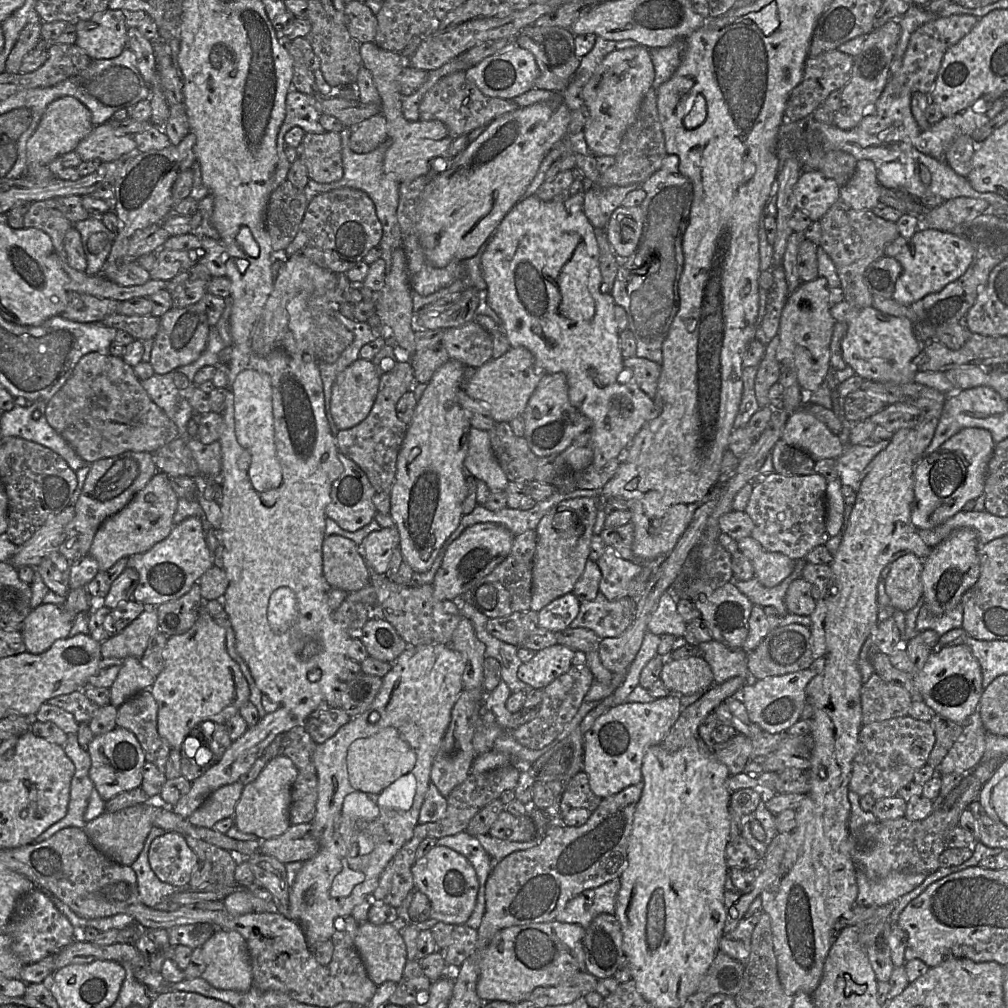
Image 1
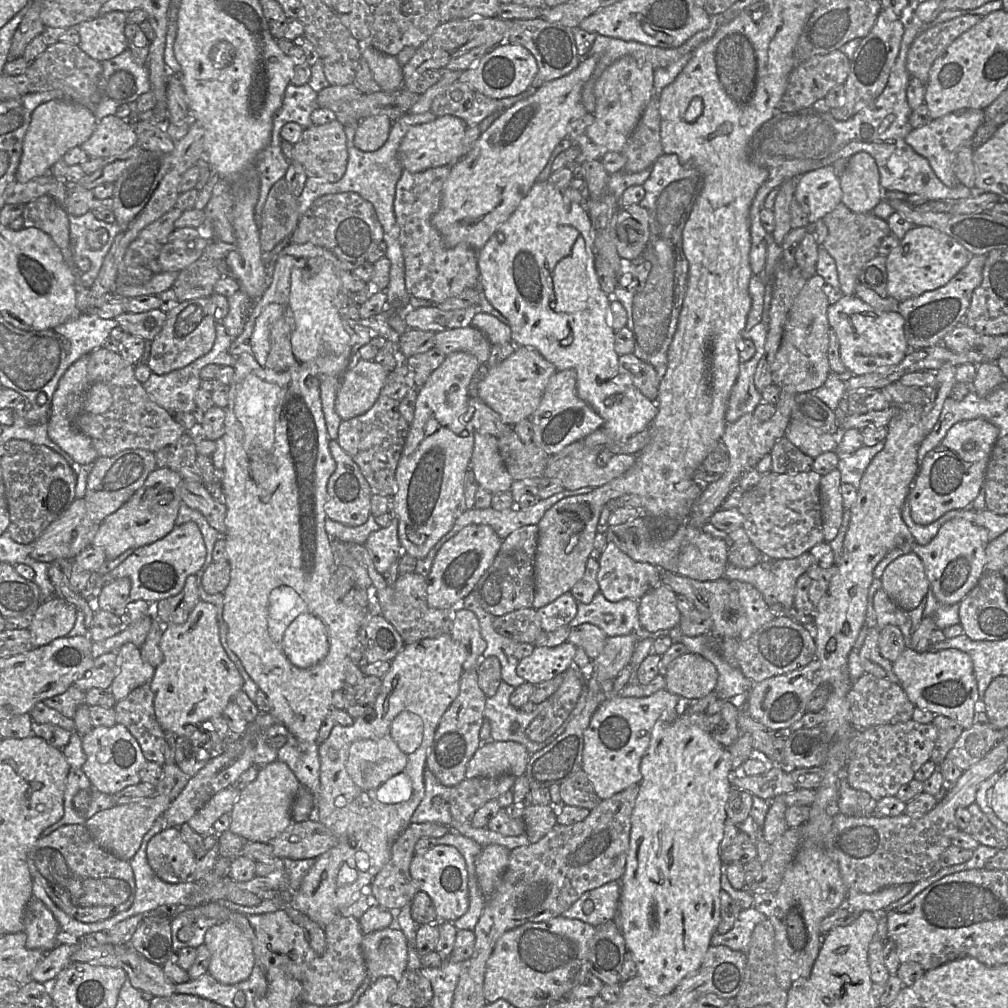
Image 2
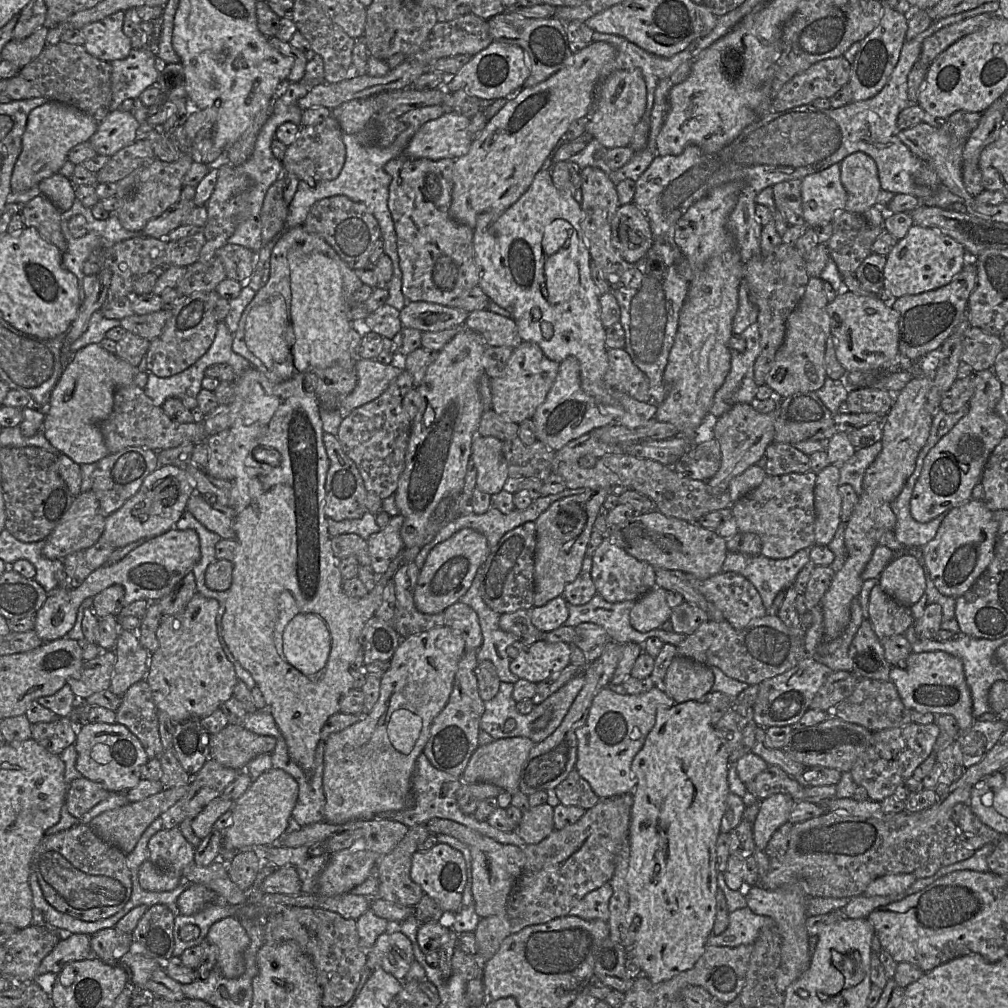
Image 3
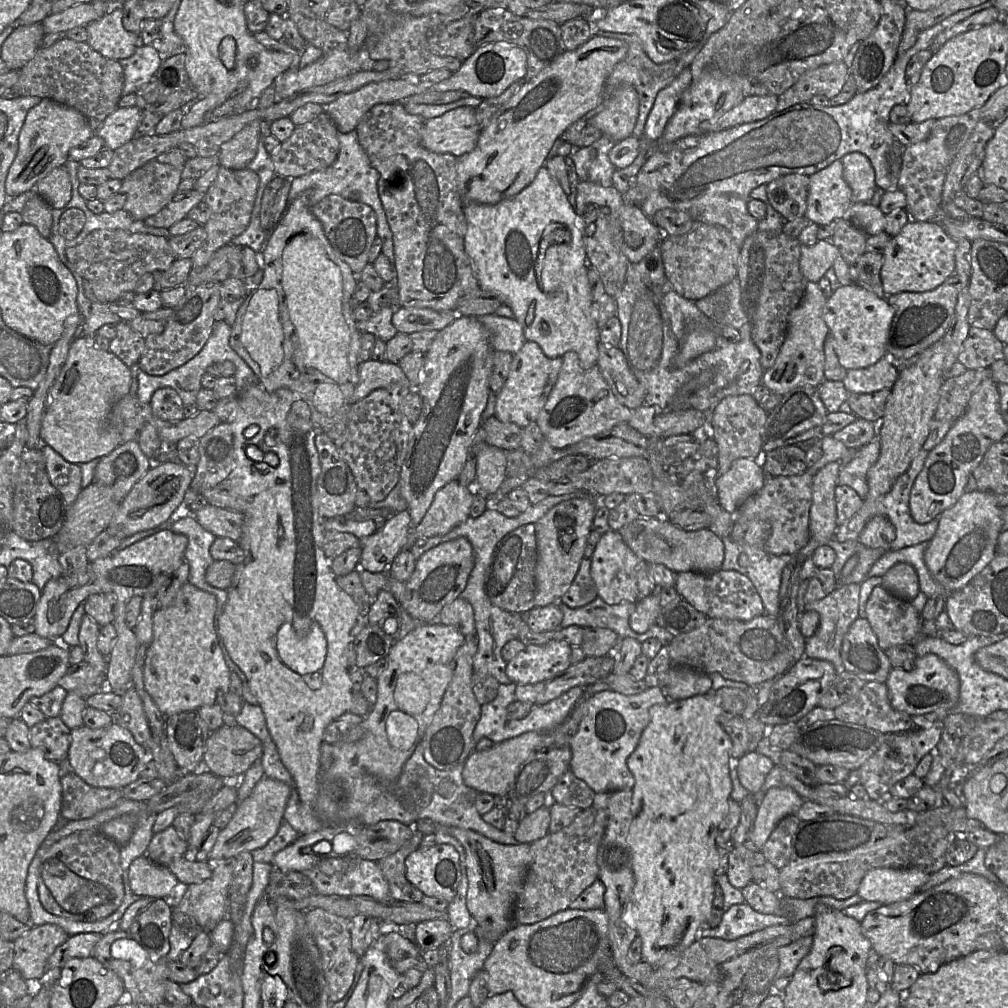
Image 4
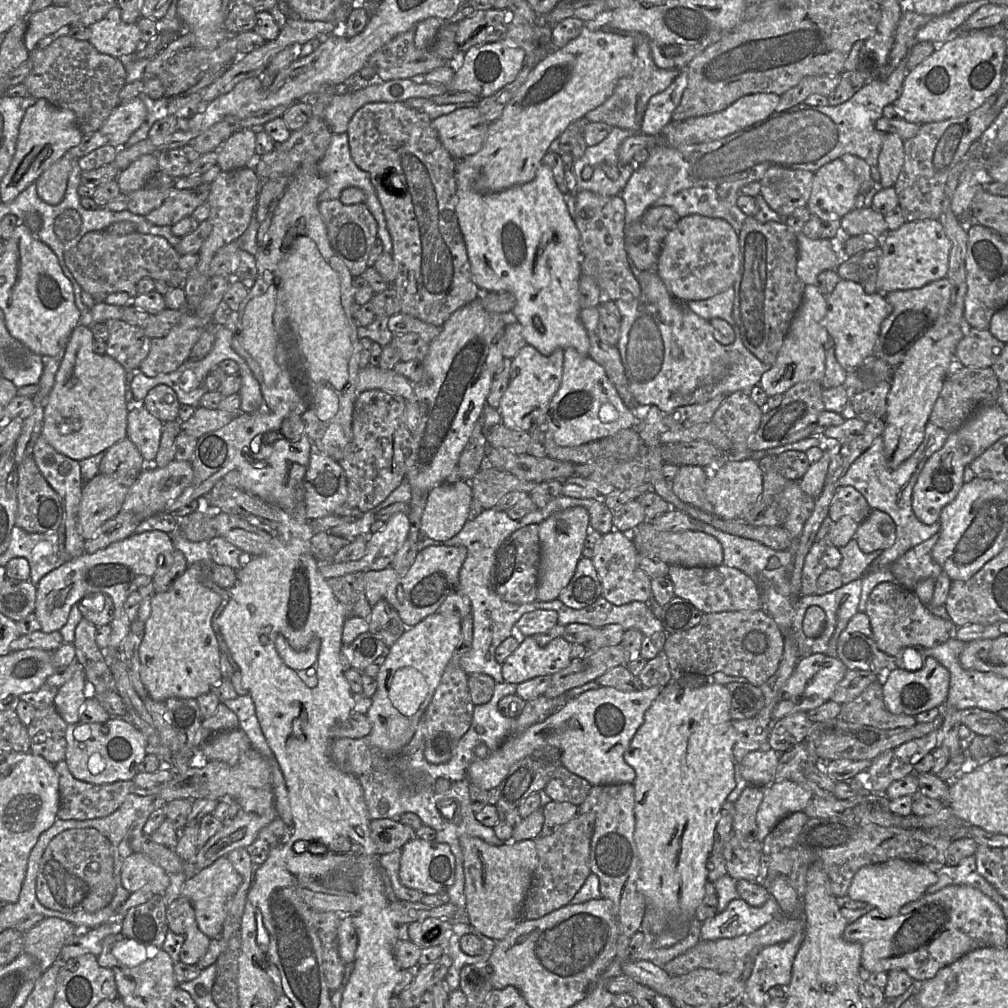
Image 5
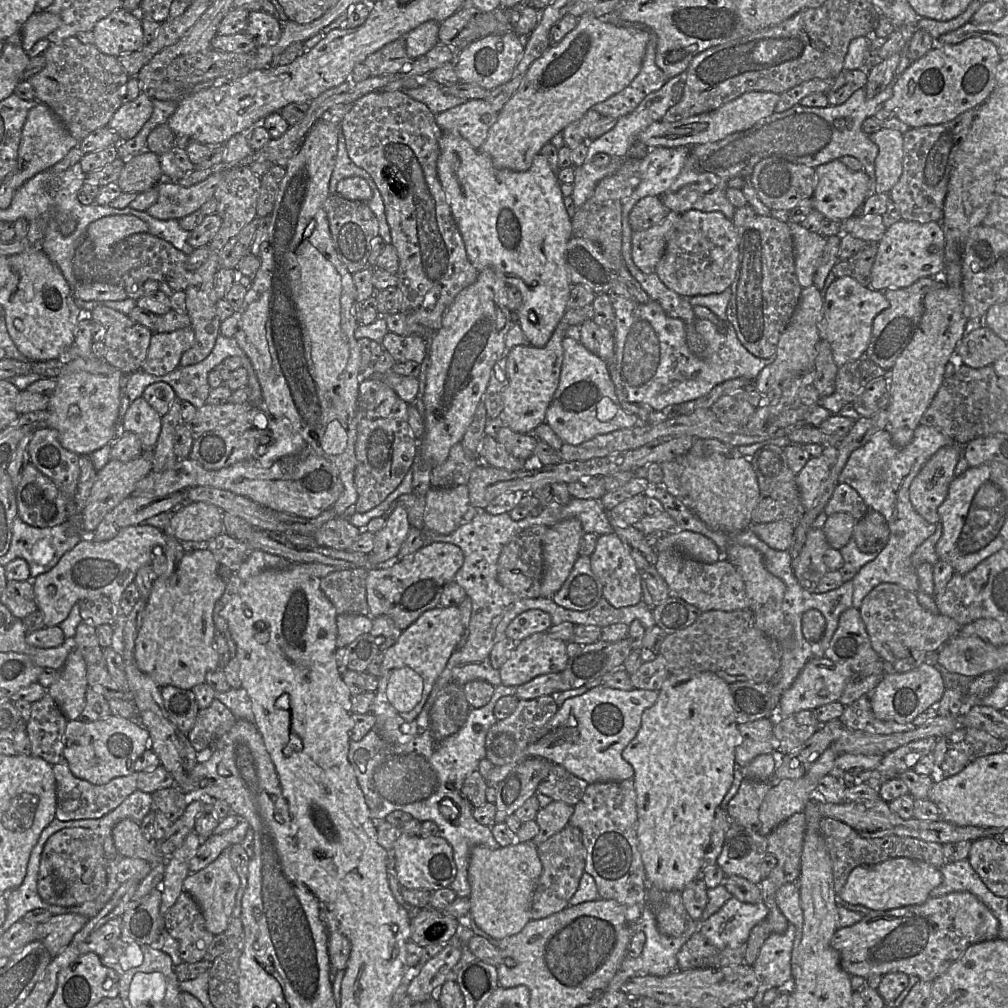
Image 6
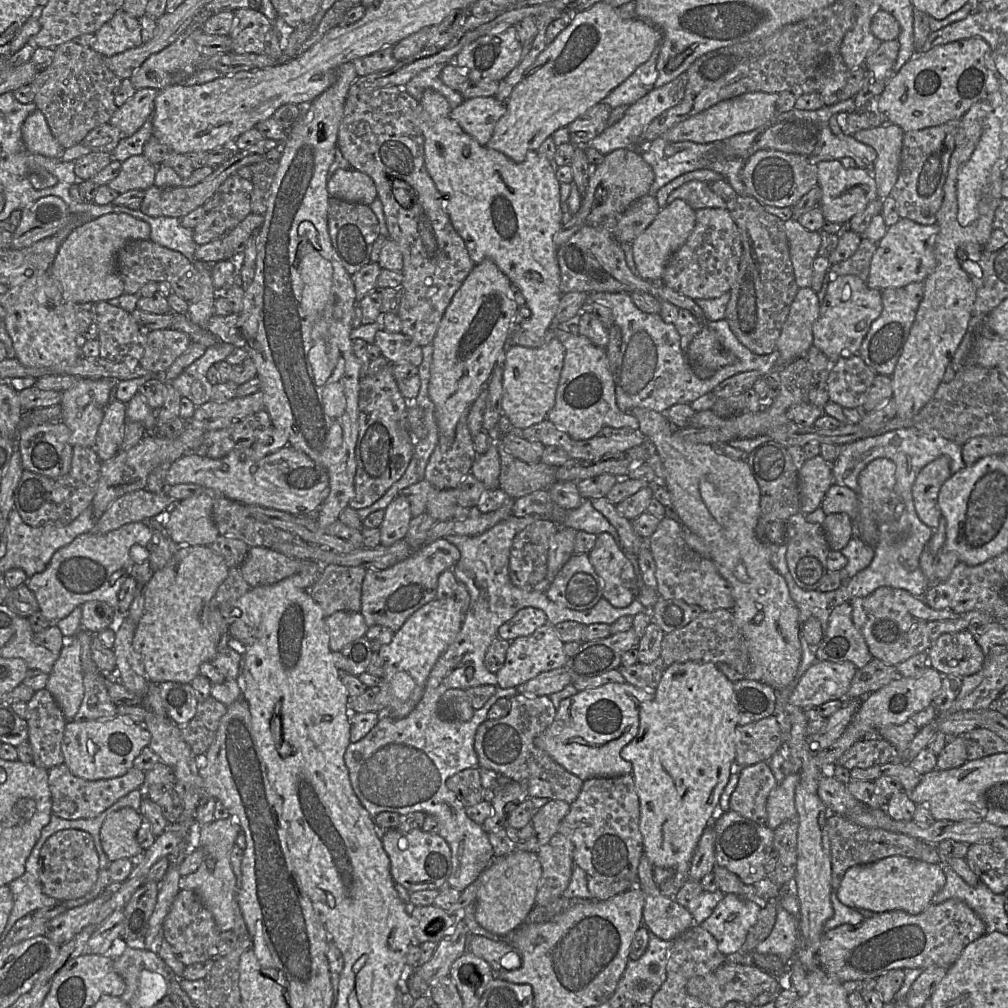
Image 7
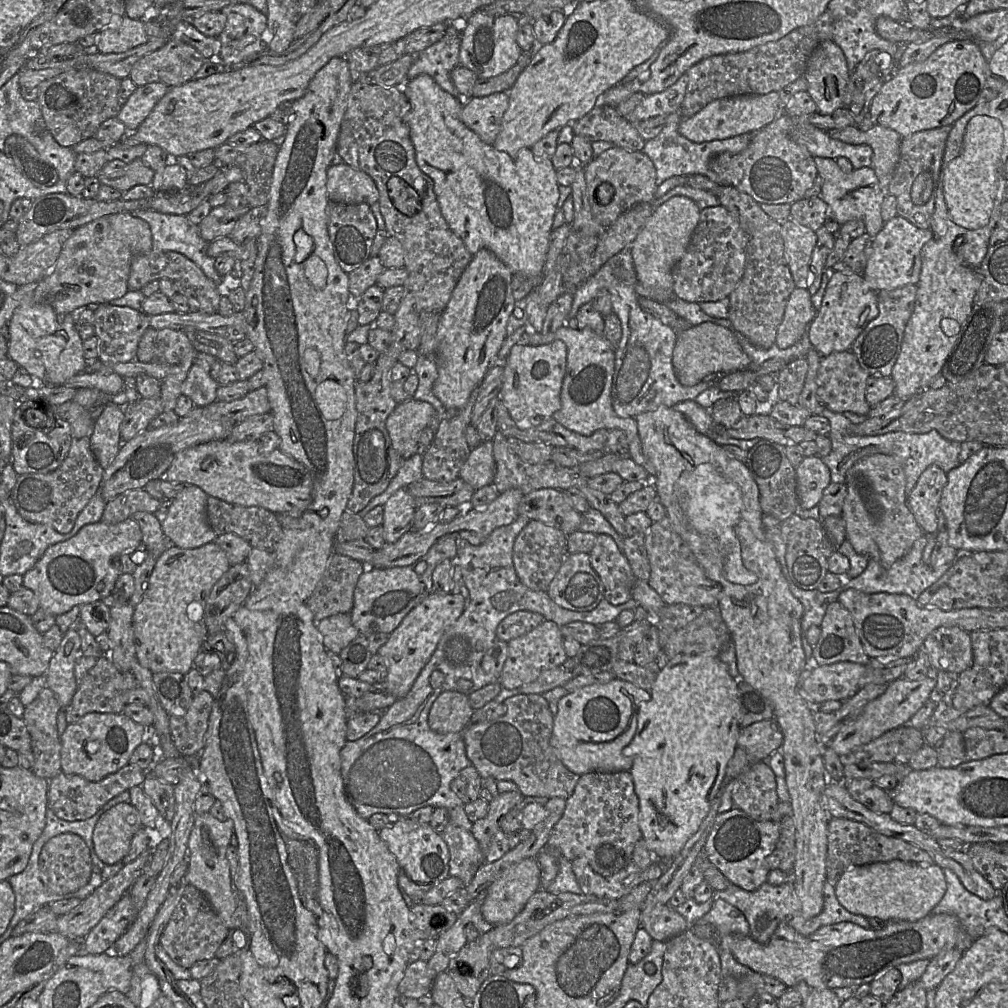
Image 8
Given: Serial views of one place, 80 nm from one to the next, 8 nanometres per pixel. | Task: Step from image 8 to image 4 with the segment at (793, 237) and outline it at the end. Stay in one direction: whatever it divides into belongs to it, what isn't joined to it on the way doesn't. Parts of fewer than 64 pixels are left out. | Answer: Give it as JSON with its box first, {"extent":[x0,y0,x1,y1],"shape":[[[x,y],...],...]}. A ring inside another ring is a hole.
{"extent":[800,240,853,285],"shape":[[[818,240],[812,246],[801,245],[800,247],[800,271],[808,282],[818,282],[829,268],[833,268],[841,285],[853,284],[849,265],[844,261],[838,248],[834,246],[831,240]]]}

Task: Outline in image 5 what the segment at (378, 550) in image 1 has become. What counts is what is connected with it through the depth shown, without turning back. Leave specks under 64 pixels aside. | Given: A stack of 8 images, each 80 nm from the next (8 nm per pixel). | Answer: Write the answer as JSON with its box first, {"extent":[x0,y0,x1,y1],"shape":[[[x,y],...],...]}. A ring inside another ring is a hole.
{"extent":[319,512,409,579],"shape":[[[397,512],[385,522],[381,530],[366,536],[363,557],[341,563],[319,561],[319,571],[325,579],[329,579],[355,571],[382,570],[391,565],[397,551],[408,538],[409,528],[408,514]]]}

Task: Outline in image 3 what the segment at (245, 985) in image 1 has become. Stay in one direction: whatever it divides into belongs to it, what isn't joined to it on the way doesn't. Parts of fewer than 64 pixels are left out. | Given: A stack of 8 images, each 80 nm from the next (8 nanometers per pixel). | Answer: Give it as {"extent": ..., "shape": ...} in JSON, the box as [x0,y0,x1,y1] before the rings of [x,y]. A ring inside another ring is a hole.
{"extent":[206,917,250,979],"shape":[[[226,917],[214,923],[206,941],[216,948],[215,969],[224,977],[233,979],[244,973],[244,954],[250,939],[237,917]]]}

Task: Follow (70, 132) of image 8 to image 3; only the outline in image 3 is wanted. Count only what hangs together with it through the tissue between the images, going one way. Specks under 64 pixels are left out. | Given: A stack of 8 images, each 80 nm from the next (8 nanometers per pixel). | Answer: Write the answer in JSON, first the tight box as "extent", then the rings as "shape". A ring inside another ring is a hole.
{"extent":[4,41,111,124],"shape":[[[60,41],[45,46],[35,59],[23,66],[17,75],[8,79],[4,92],[12,100],[45,97],[73,106],[90,115],[99,124],[110,112],[111,74],[110,62],[92,56],[83,45]]]}

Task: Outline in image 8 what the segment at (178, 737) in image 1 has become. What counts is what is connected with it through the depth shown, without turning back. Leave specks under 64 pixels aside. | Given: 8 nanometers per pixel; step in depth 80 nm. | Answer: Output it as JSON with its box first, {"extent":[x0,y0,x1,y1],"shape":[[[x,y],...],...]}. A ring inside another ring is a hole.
{"extent":[132,542,229,673],"shape":[[[215,542],[198,548],[172,546],[157,559],[132,619],[136,657],[143,667],[152,673],[188,673],[208,635],[204,623],[206,600],[229,567],[225,552]]]}

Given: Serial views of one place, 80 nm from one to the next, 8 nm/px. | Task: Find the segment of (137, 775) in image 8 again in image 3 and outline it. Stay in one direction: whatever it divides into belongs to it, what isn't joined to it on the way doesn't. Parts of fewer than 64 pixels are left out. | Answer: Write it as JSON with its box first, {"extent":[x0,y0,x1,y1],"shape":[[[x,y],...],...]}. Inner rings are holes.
{"extent":[65,777,110,819],"shape":[[[80,777],[71,782],[66,792],[65,805],[73,817],[80,819],[109,795],[110,792],[101,785]]]}

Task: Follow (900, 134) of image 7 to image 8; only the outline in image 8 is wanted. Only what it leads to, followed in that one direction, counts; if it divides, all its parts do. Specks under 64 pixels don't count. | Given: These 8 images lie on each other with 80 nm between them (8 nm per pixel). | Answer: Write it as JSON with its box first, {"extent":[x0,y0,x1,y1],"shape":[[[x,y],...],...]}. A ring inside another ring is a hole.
{"extent":[826,125,903,190],"shape":[[[875,125],[868,131],[861,131],[857,126],[826,131],[833,138],[853,145],[869,145],[873,150],[872,168],[883,190],[889,190],[896,167],[900,159],[903,138],[890,128]]]}

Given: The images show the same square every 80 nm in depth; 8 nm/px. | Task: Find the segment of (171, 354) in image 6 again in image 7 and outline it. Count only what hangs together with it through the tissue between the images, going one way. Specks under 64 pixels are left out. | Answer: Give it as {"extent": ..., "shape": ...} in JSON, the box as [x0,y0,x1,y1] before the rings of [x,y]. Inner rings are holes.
{"extent":[140,330,191,373],"shape":[[[151,330],[140,365],[152,373],[164,373],[191,343],[188,335],[180,330]]]}

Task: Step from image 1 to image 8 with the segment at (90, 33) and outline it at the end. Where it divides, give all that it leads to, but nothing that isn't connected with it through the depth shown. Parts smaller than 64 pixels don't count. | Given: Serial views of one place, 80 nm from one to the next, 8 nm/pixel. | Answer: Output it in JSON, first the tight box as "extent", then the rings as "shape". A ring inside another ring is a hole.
{"extent":[92,15,148,54],"shape":[[[123,15],[115,23],[97,32],[97,41],[92,50],[103,54],[122,53],[148,41],[142,19]]]}

